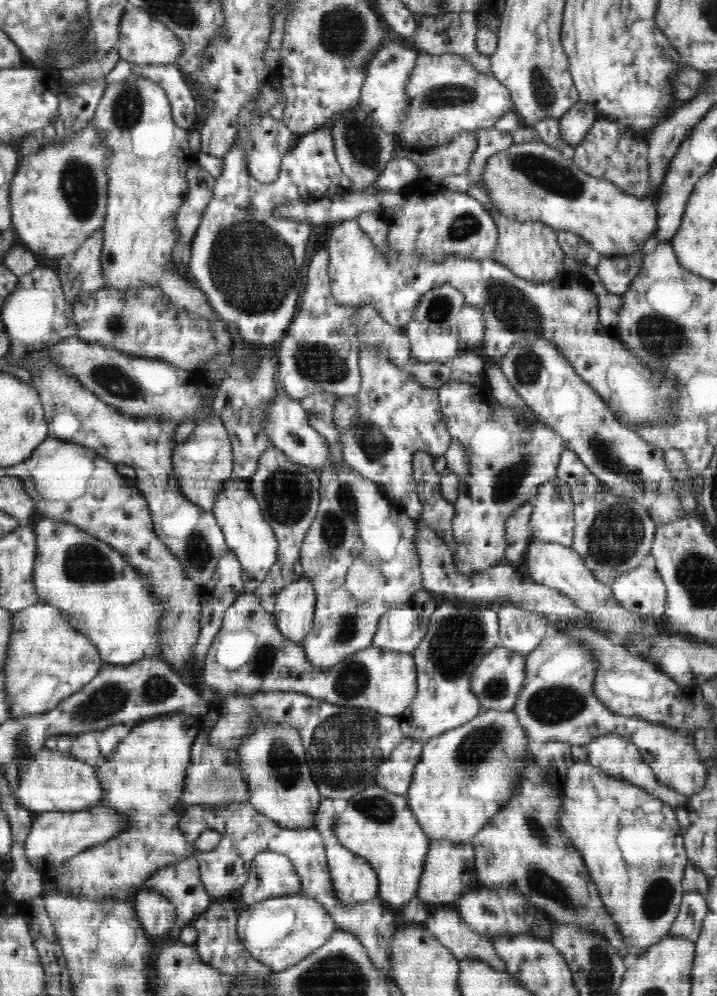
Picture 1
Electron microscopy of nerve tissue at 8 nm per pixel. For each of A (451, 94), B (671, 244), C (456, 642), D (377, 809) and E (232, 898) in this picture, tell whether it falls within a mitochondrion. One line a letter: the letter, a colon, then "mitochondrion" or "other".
A: mitochondrion
B: other
C: mitochondrion
D: mitochondrion
E: other

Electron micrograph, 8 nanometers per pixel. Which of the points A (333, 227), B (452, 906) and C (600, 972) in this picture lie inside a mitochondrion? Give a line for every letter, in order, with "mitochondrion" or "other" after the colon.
A: other
B: other
C: mitochondrion

